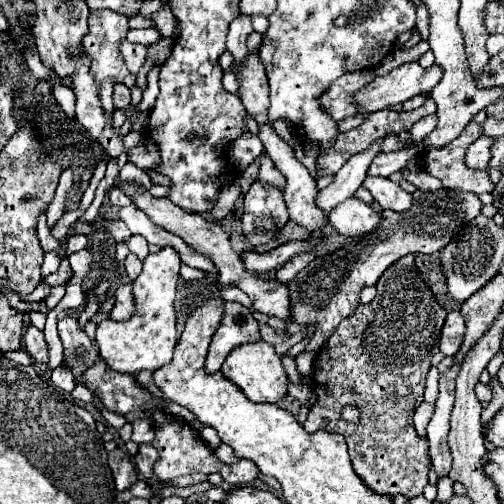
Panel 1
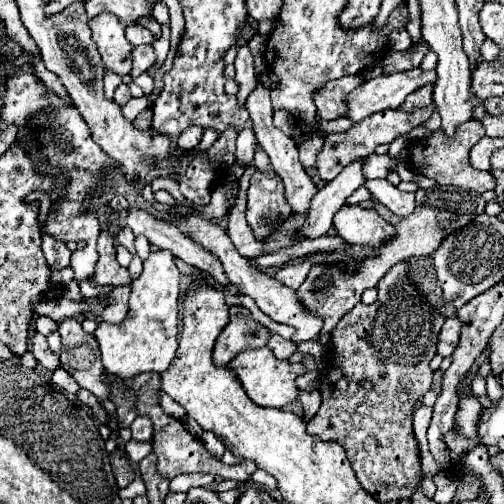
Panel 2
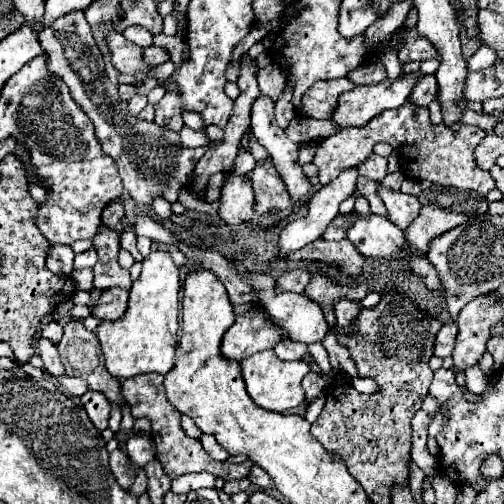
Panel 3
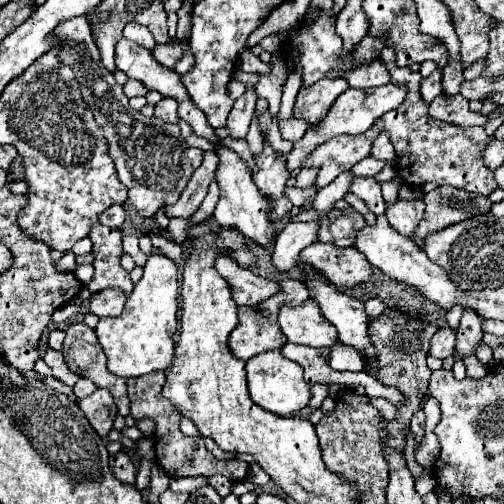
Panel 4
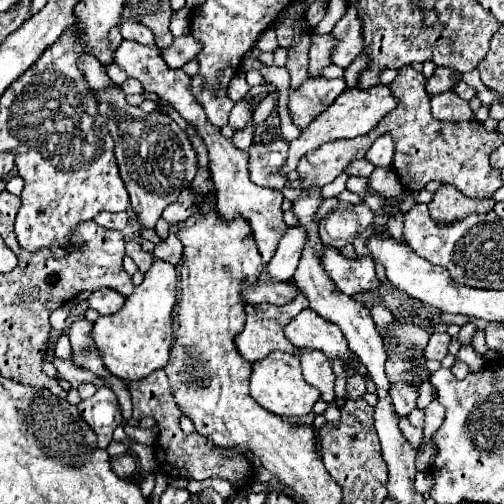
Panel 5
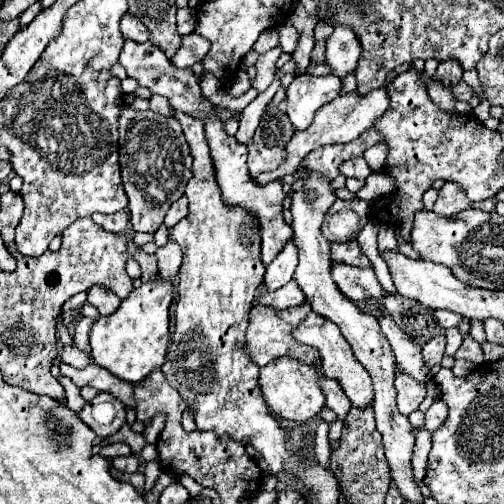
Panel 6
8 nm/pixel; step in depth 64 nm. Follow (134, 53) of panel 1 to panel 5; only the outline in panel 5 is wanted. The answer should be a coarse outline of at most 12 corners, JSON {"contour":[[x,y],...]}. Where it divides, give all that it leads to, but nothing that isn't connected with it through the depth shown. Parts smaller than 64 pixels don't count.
{"contour":[[190,34],[174,38],[162,50],[170,68],[182,68],[200,54],[200,44]]}

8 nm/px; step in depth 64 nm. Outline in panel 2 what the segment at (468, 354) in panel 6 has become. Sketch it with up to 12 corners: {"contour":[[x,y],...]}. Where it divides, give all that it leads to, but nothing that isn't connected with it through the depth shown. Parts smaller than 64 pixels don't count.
{"contour":[[480,372],[472,374],[470,390],[476,396],[486,396],[486,380]]}

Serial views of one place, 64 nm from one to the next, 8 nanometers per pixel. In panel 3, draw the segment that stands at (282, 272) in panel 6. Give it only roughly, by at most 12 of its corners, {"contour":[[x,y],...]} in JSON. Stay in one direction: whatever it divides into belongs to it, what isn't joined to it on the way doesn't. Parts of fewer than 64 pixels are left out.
{"contour":[[344,170],[308,202],[308,216],[290,222],[278,256],[318,240],[354,194],[358,170]]}

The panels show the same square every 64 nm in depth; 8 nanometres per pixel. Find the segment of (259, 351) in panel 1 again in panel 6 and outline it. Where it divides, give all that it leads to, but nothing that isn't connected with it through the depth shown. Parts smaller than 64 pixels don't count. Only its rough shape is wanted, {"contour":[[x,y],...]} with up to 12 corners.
{"contour":[[294,358],[260,368],[264,402],[306,422],[326,406],[316,368]]}

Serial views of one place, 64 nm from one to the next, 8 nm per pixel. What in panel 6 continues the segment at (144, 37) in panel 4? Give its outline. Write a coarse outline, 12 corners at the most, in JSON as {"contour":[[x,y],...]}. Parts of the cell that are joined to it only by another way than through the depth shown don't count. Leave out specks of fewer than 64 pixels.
{"contour":[[128,12],[120,20],[126,40],[146,42],[148,28]]}

